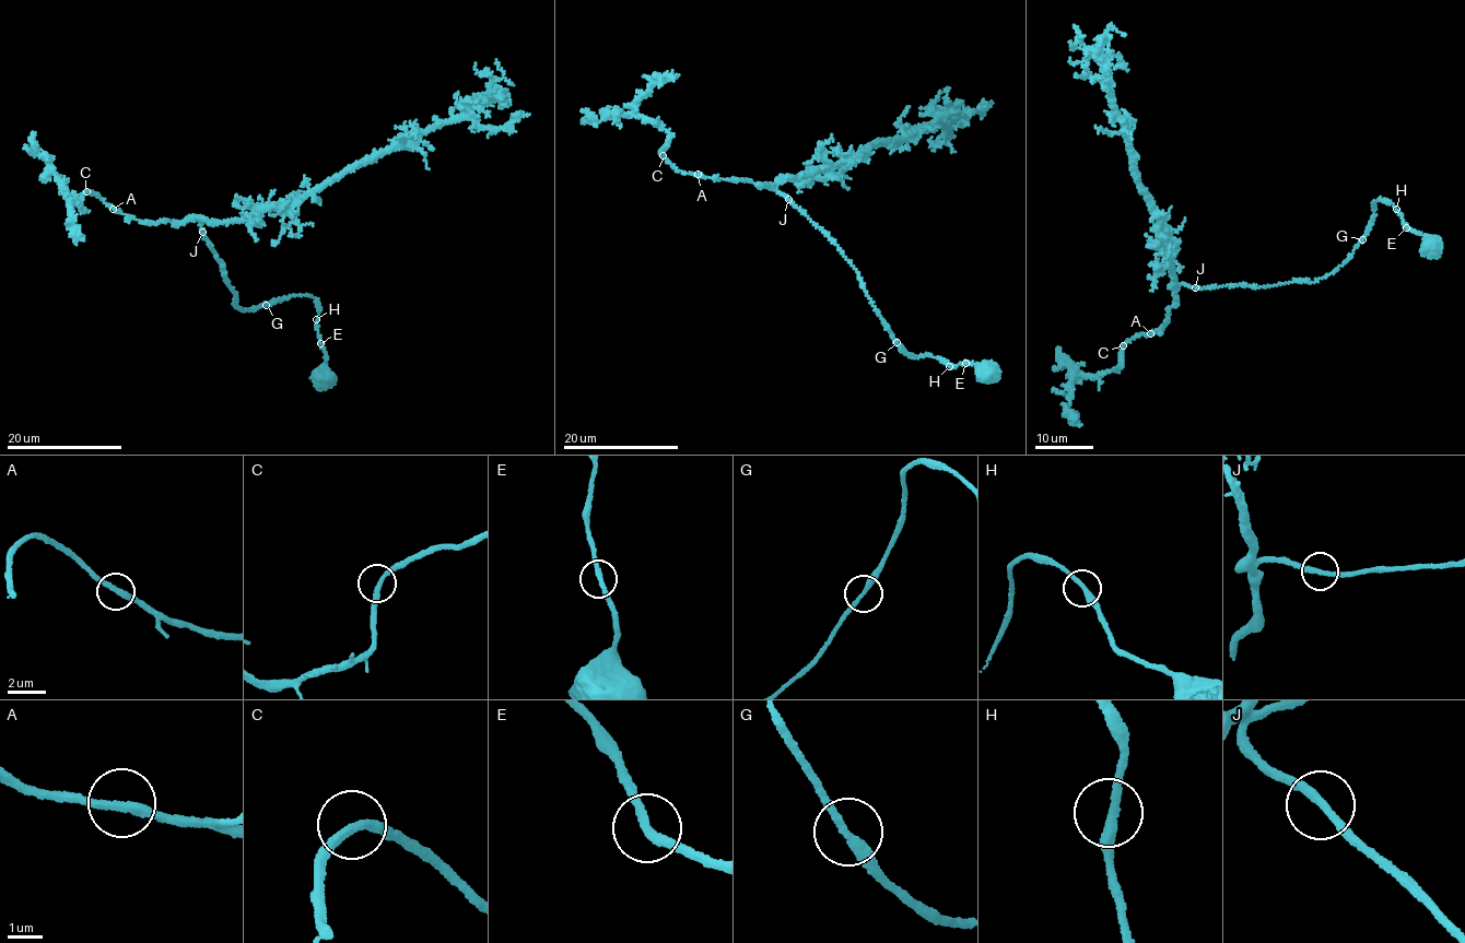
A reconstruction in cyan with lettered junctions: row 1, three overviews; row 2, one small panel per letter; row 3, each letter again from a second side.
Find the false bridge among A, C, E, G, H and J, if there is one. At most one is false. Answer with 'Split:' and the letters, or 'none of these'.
Split: none of these

